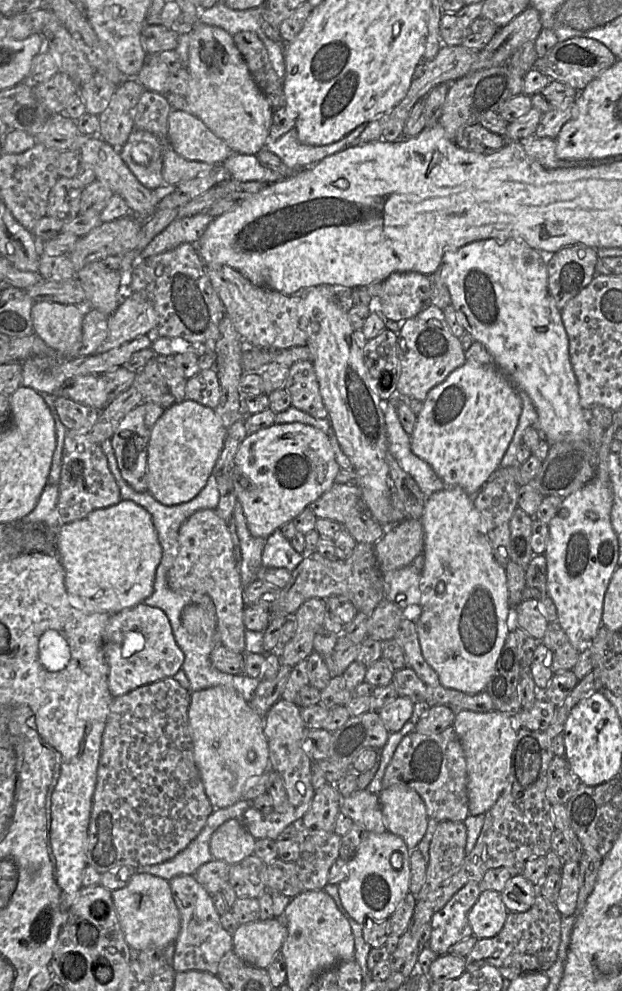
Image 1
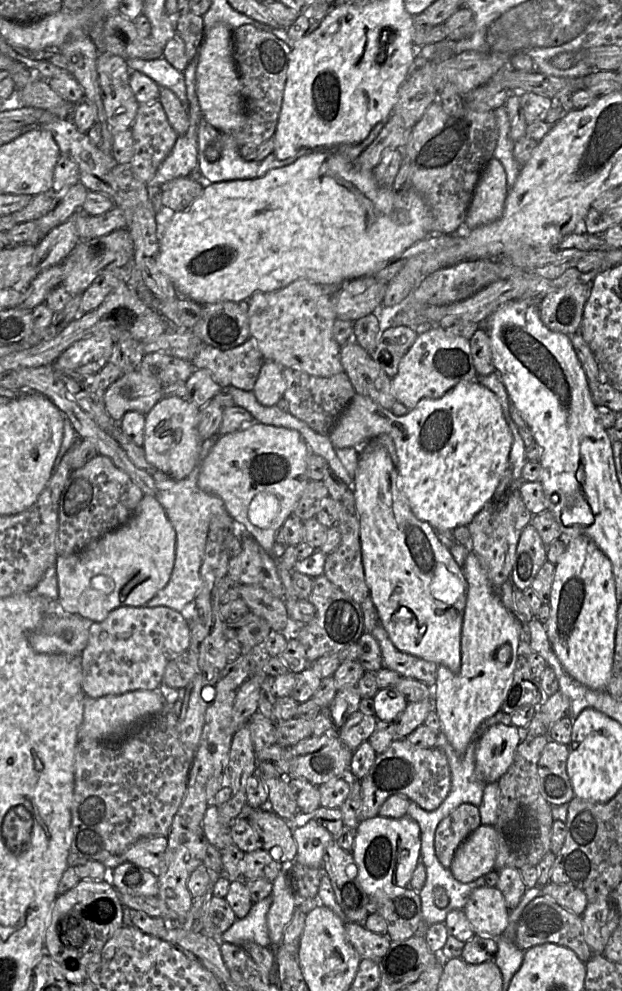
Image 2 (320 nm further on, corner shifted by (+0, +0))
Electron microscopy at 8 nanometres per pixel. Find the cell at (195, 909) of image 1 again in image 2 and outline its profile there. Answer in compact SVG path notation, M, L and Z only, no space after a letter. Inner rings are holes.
M167 837L141 838L120 856L124 862L132 863L159 877L164 871L167 846Z

